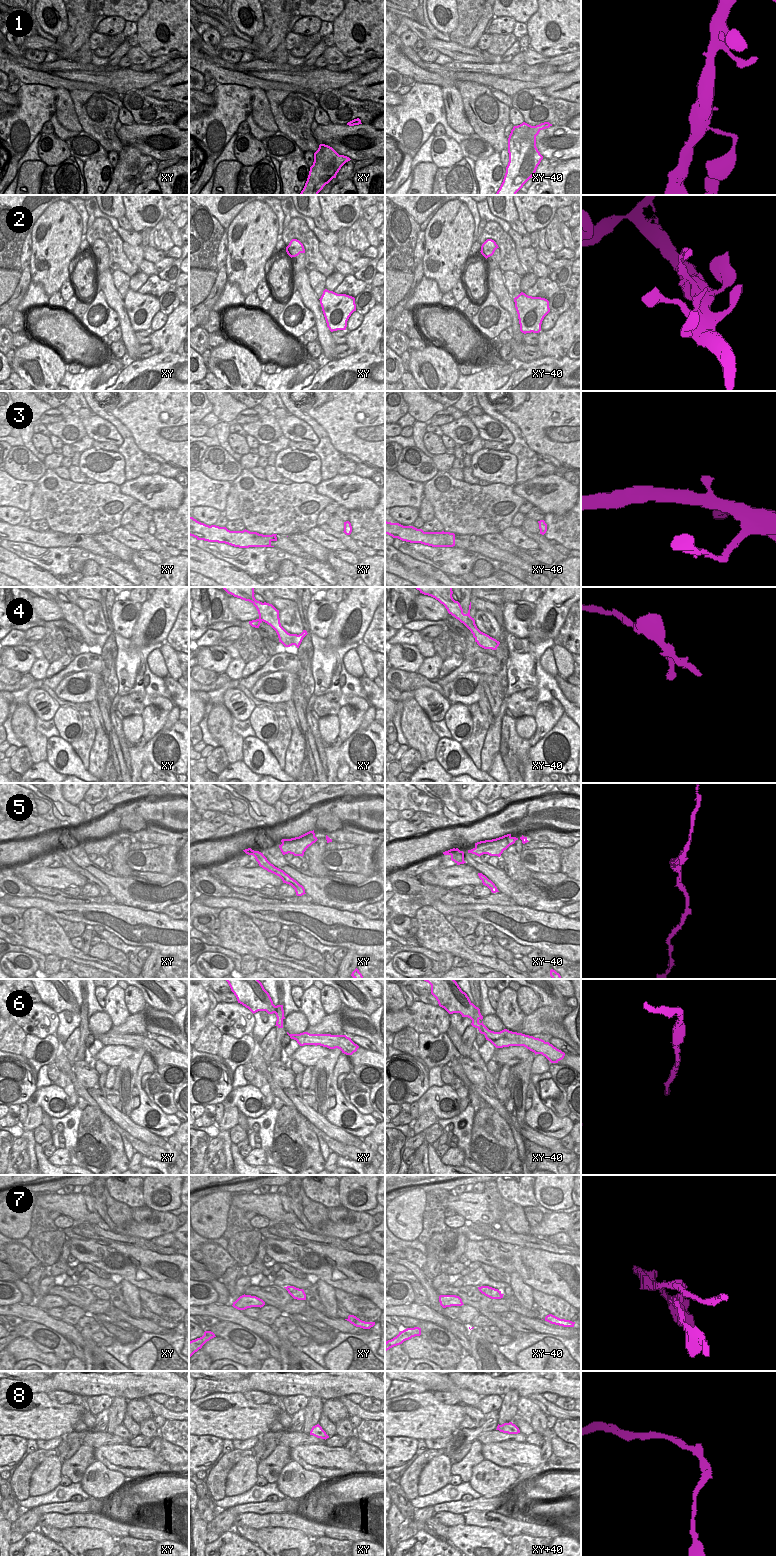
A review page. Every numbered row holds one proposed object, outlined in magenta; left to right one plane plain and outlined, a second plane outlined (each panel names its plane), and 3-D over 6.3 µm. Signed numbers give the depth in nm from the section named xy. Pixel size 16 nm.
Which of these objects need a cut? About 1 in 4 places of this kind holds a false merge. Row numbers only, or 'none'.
2, 4, 7, 8

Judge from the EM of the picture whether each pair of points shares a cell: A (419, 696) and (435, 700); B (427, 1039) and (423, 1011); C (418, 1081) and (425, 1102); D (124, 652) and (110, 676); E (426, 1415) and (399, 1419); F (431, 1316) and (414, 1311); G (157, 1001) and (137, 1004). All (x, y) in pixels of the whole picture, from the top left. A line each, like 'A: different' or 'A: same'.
A: same
B: different
C: different
D: different
E: same
F: same
G: different

